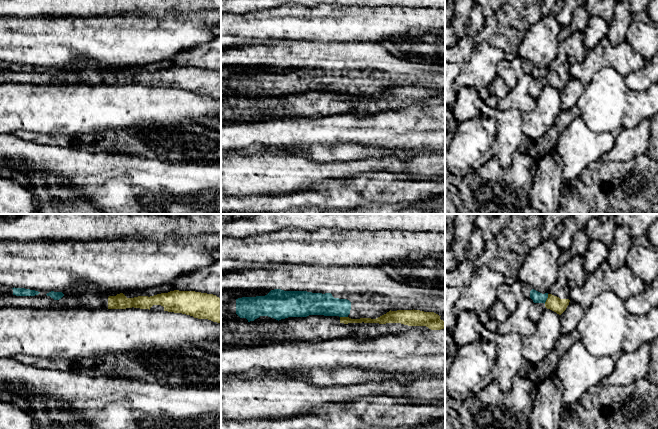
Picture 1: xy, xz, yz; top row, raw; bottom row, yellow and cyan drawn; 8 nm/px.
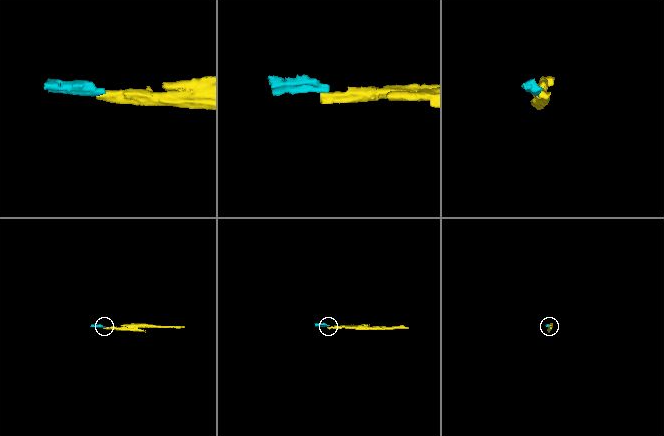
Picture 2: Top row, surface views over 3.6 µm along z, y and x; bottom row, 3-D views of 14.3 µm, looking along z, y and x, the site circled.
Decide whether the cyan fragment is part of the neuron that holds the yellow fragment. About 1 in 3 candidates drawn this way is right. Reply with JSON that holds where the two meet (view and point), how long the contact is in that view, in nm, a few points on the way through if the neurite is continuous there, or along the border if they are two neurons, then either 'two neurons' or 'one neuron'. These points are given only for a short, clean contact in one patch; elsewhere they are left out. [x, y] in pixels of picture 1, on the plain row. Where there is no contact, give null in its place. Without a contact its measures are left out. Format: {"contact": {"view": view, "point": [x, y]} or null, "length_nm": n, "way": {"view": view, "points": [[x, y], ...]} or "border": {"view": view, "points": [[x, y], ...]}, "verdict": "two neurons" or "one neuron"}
{"contact": {"view": "yz", "point": [547, 75]}, "length_nm": 90, "border": {"view": "yz", "points": [[548, 70], [544, 79]]}, "verdict": "two neurons"}

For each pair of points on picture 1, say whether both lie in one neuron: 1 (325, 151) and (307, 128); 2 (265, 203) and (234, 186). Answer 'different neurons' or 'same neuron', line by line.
1: different neurons
2: different neurons

